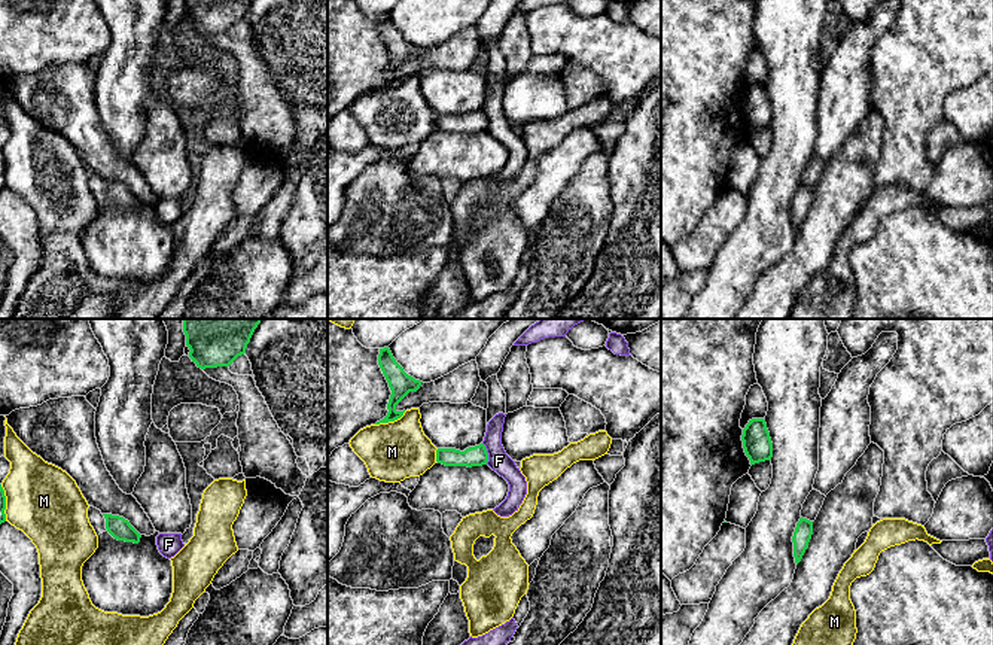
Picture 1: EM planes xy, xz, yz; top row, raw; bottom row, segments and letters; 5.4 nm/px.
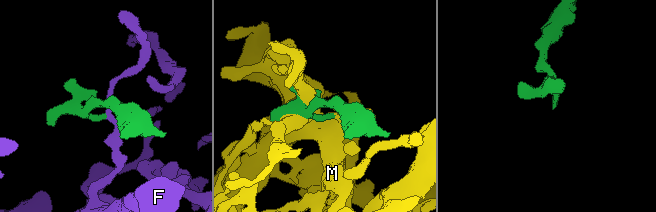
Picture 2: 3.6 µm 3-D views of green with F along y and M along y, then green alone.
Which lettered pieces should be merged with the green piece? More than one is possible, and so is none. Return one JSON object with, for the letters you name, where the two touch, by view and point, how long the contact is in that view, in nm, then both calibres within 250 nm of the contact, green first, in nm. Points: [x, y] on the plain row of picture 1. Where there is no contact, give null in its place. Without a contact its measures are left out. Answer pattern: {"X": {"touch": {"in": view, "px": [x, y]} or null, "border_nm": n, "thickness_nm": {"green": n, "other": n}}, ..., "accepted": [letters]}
{"M": {"touch": {"in": "xz", "px": [390, 87]}, "border_nm": 180, "thickness_nm": {"green": 120, "other": 320}}, "accepted": ["M"]}

